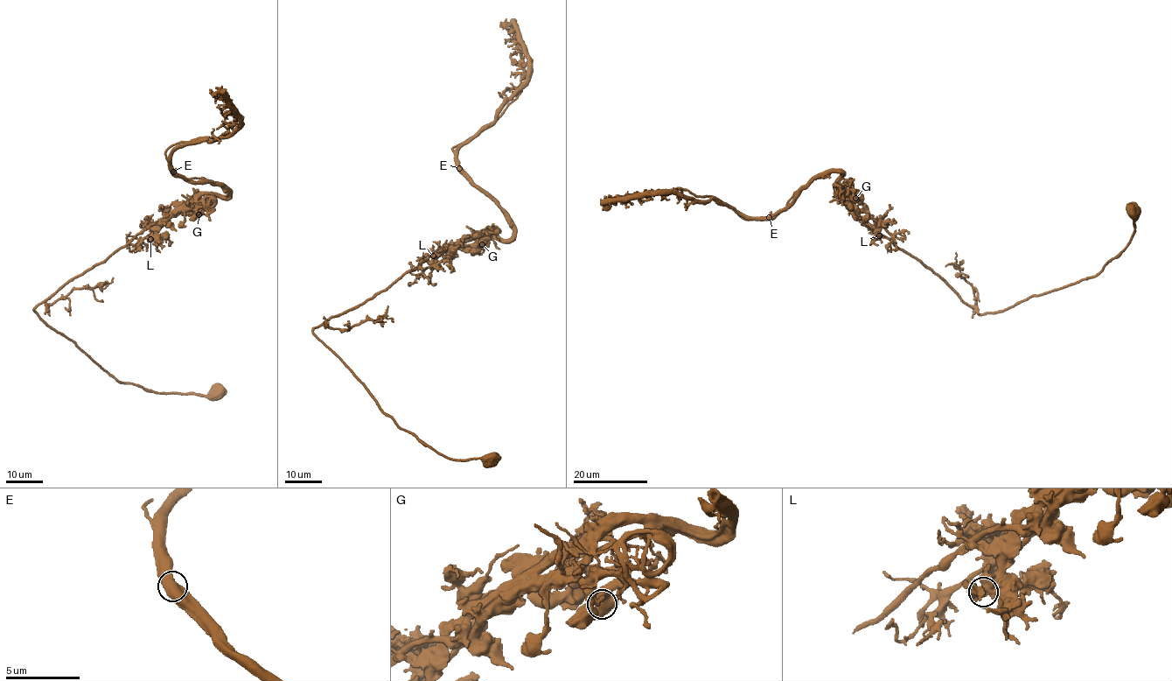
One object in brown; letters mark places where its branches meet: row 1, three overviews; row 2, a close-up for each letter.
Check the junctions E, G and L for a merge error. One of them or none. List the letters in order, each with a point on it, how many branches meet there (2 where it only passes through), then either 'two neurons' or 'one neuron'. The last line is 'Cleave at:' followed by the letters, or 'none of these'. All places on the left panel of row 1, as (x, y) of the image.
E: place (173, 172); branches 3; two neurons
G: place (198, 214); branches 3; one neuron
L: place (150, 239); branches 3; one neuron
Cleave at: E

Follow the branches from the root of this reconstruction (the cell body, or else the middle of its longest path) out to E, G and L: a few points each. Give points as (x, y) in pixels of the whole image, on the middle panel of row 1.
E: (492, 459), (449, 459), (402, 430), (312, 332), (449, 246), (480, 236), (512, 237), (512, 220), (459, 168)
G: (492, 459), (449, 459), (402, 430), (312, 332), (449, 246), (485, 239), (482, 244)
L: (492, 459), (449, 459), (402, 430), (312, 332), (433, 256)

